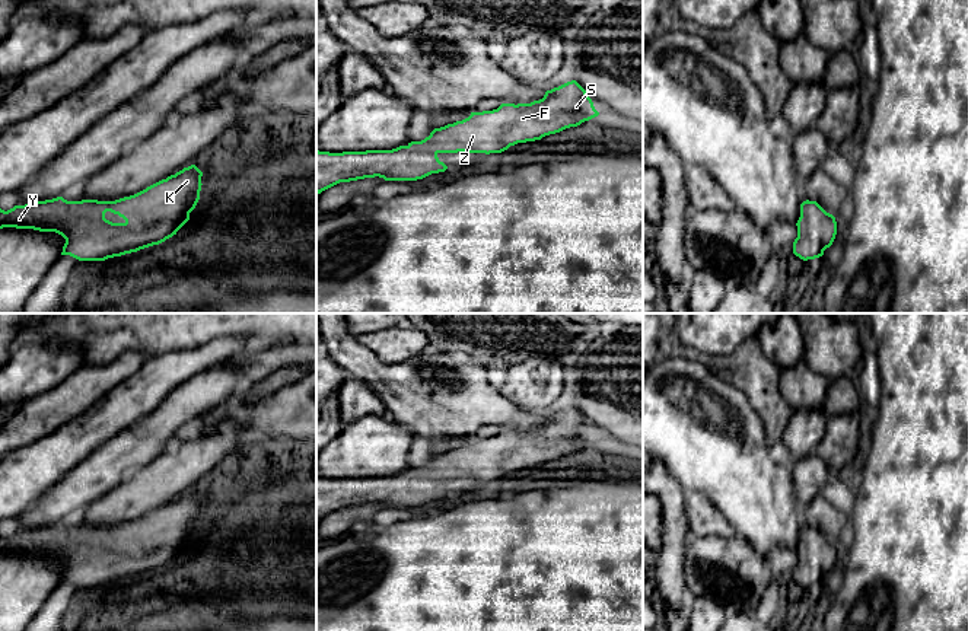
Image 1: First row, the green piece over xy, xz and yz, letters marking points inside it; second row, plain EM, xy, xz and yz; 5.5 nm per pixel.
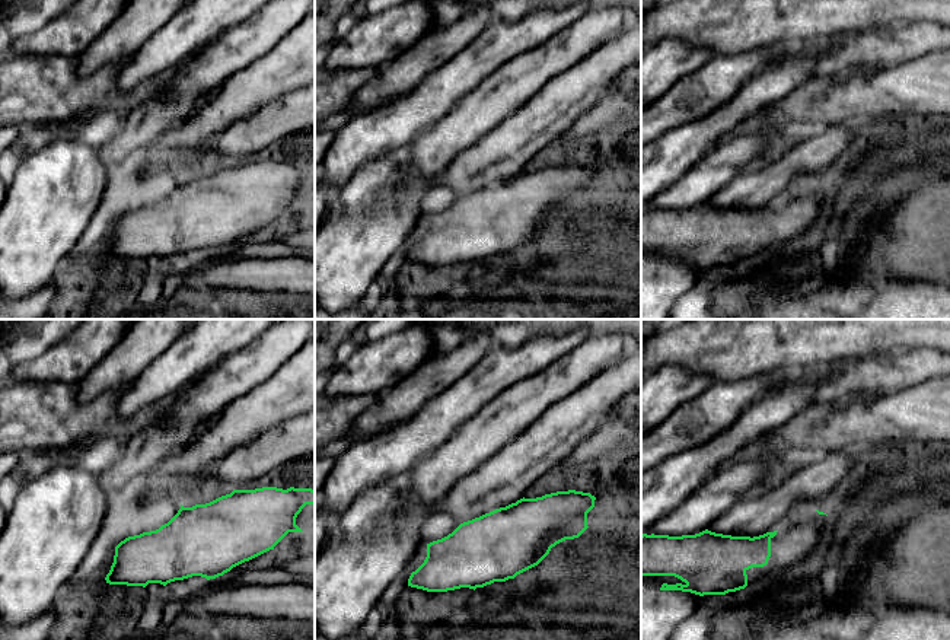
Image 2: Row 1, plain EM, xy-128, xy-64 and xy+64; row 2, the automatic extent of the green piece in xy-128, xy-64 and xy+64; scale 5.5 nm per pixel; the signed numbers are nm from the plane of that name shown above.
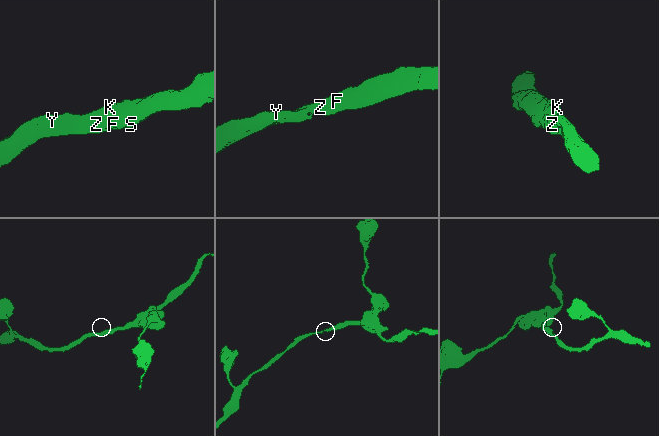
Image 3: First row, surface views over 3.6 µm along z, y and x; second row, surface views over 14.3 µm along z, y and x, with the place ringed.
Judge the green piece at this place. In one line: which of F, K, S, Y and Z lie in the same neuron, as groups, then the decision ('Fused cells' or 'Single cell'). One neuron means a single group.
Groups: F K S Y Z. Single cell

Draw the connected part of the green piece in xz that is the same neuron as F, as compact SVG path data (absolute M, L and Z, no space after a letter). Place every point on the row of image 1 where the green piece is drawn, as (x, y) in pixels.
M567 82L547 90L544 98L531 103L501 103L497 109L471 112L462 121L434 128L421 141L411 141L392 150L366 150L329 153L316 150L316 192L340 184L364 178L383 178L385 181L417 181L432 173L445 172L448 166L439 160L439 153L501 153L518 143L541 140L545 136L577 127L598 117L592 99L576 82Z

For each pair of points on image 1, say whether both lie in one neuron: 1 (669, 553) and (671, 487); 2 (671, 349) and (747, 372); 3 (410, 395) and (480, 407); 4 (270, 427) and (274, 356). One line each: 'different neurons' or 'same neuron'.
1: same neuron
2: same neuron
3: same neuron
4: same neuron

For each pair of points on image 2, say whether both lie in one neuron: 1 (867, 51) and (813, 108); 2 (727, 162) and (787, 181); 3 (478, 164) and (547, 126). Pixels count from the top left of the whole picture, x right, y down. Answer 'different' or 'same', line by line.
1: same
2: different
3: same

